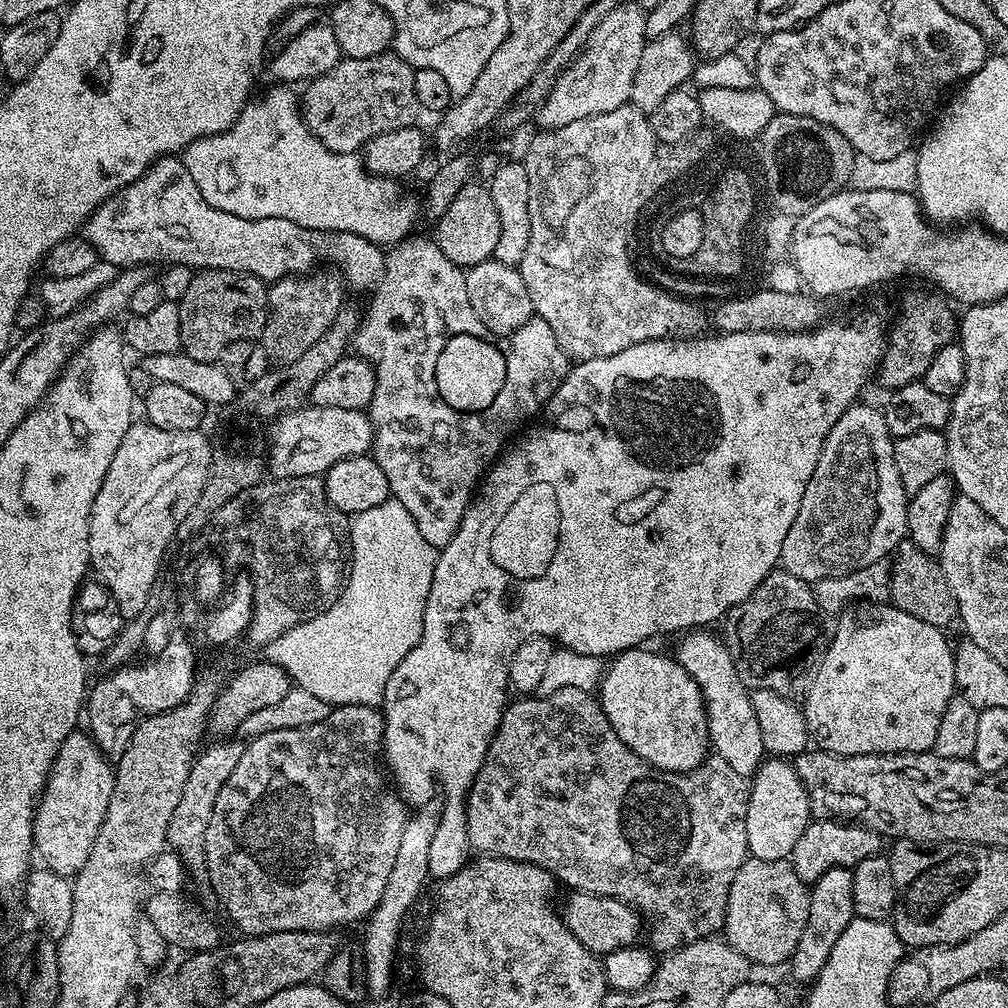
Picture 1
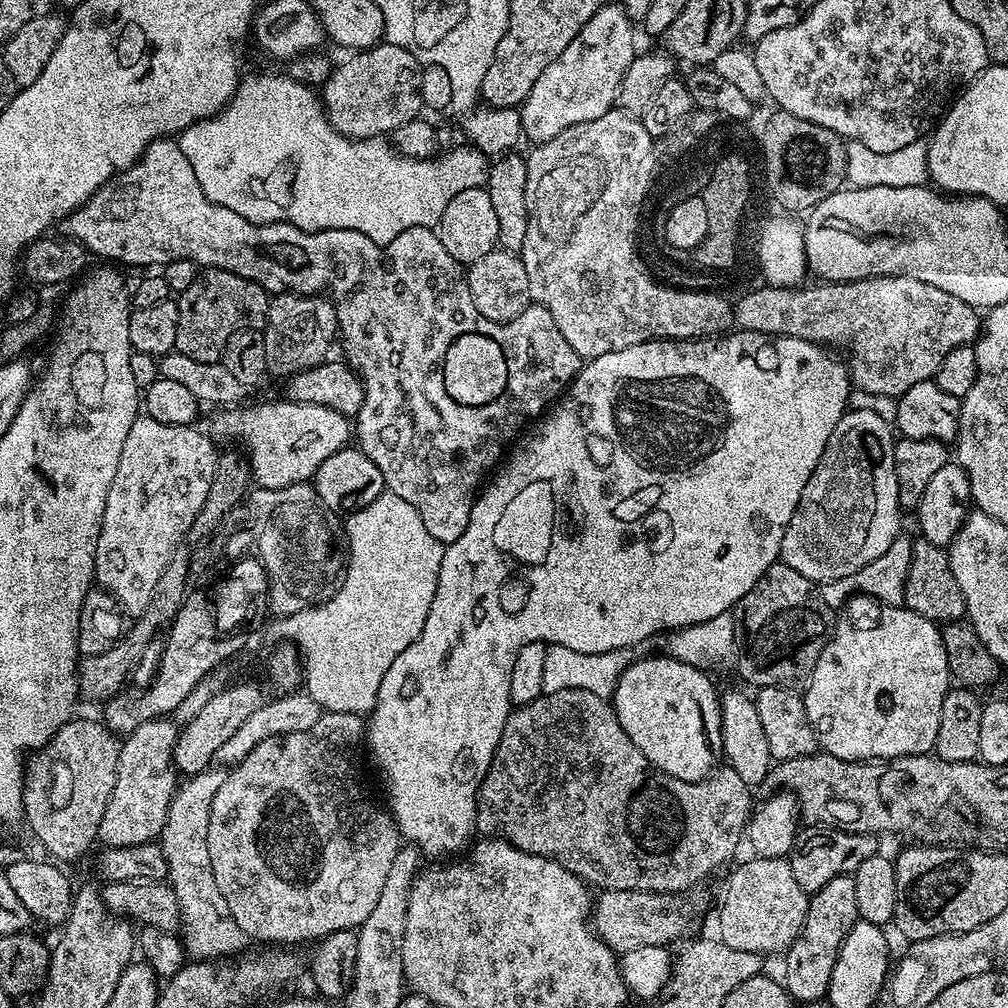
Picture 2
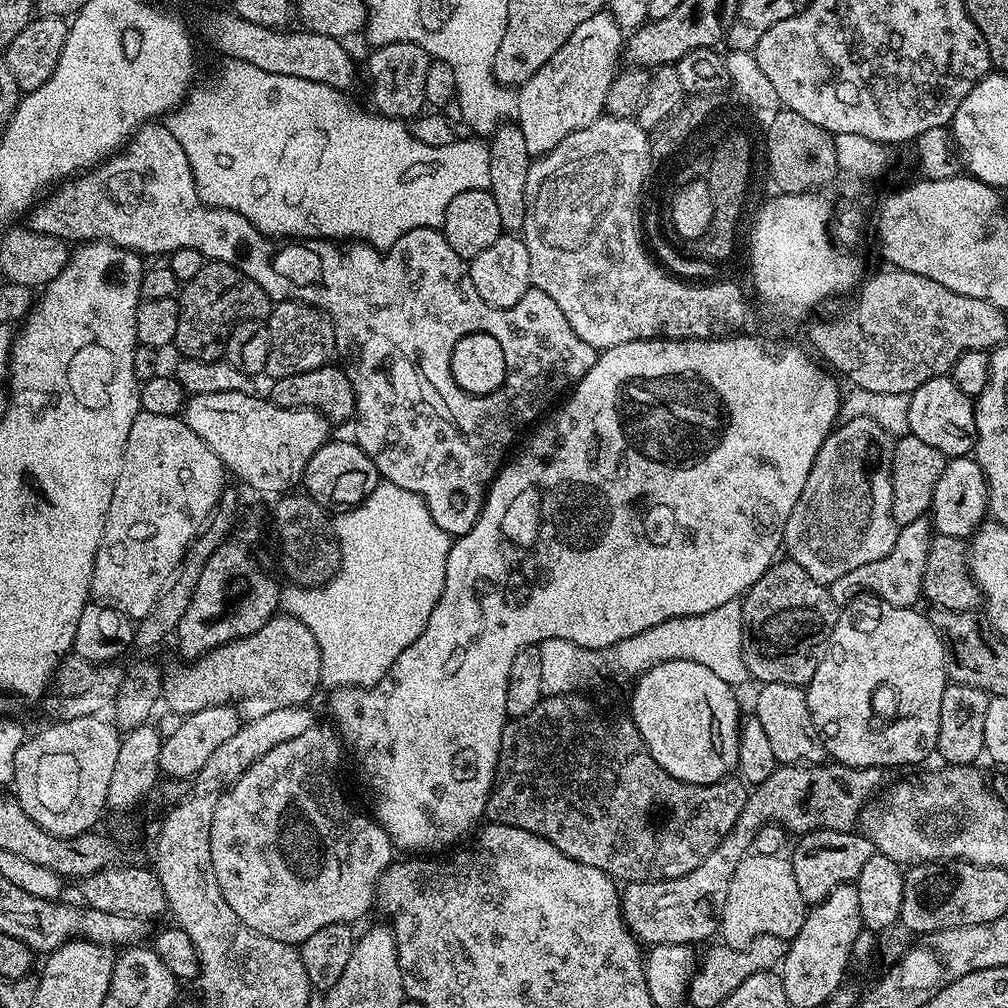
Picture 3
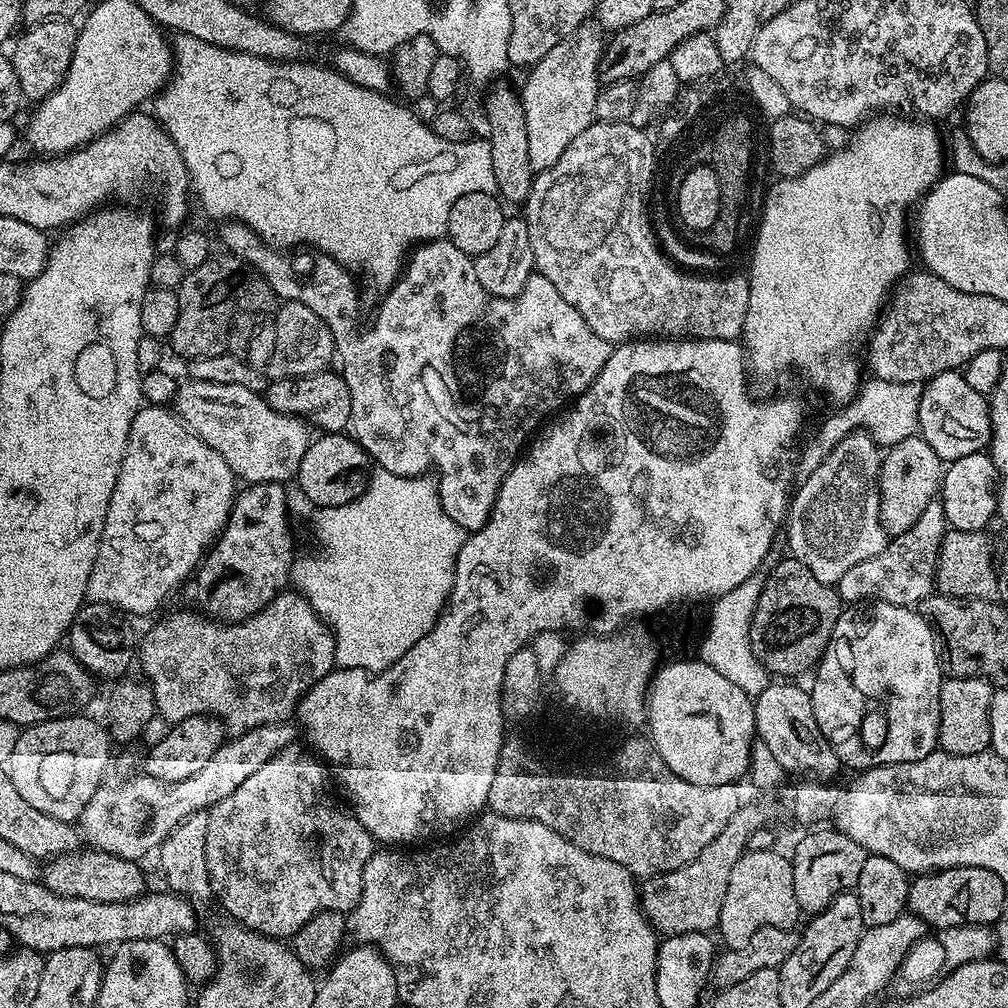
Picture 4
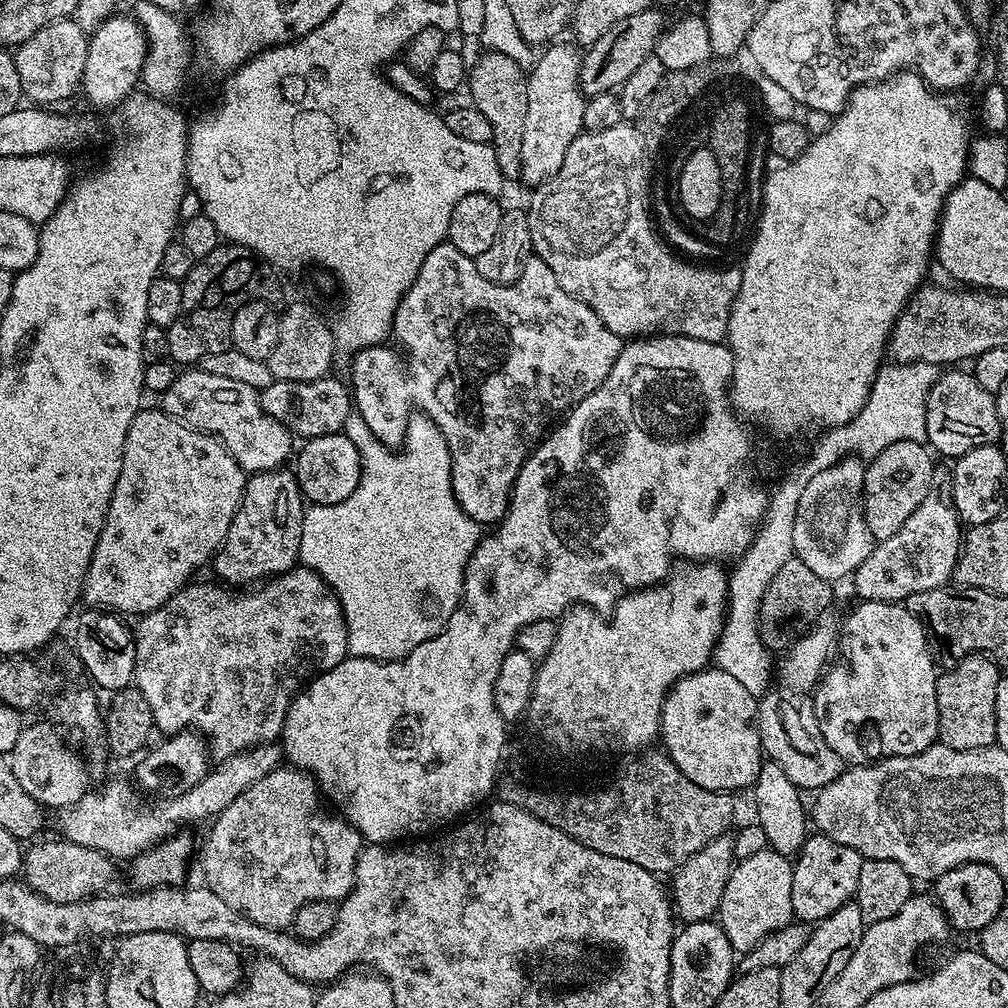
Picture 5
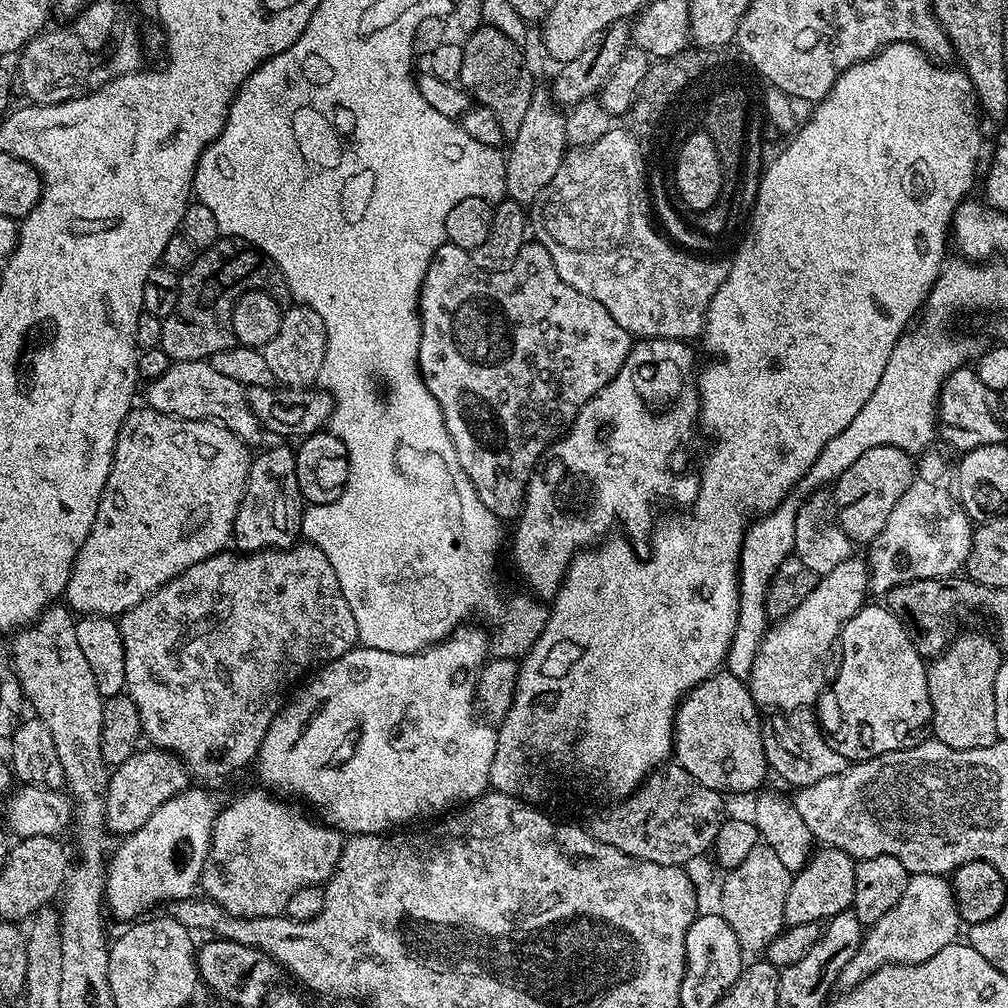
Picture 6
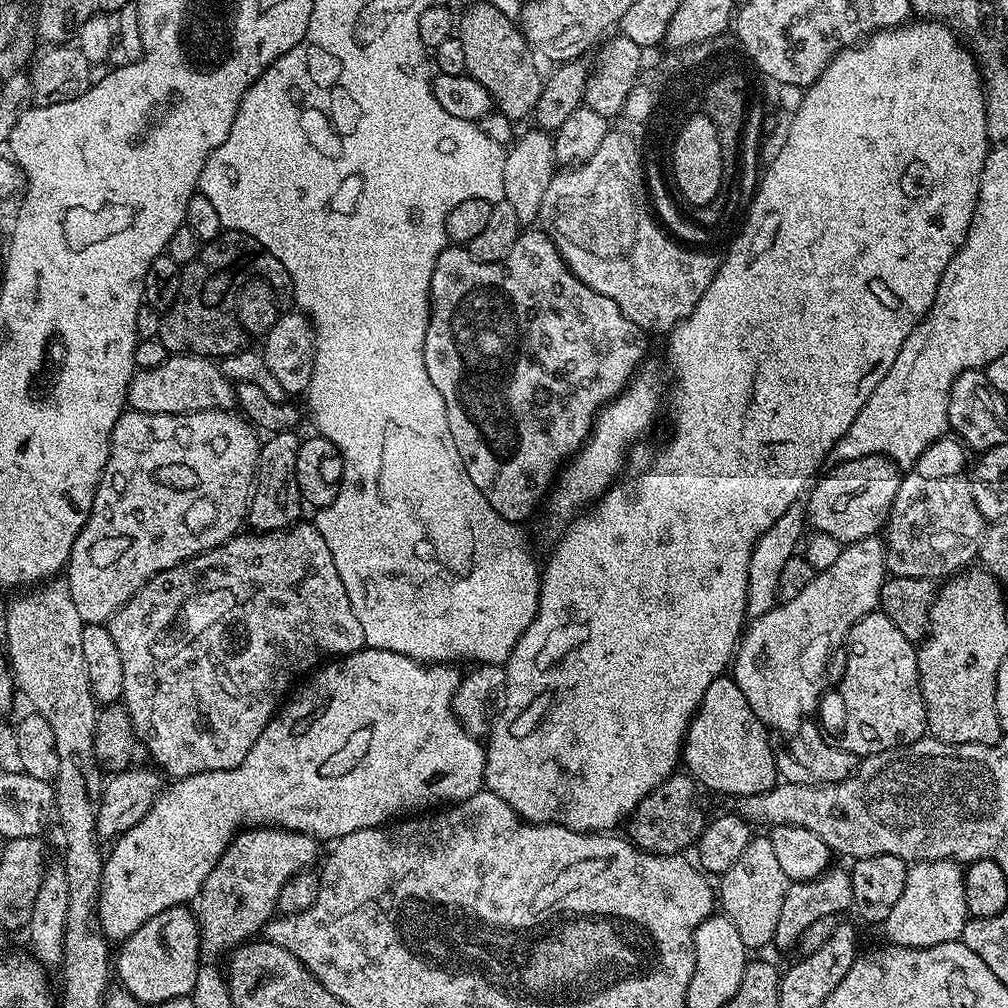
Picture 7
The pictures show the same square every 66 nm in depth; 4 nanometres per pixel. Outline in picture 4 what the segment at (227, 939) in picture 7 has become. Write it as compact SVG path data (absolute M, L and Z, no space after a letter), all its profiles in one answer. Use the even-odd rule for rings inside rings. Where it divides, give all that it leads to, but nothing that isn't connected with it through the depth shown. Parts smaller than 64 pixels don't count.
M296 742L283 748L266 766L246 778L230 798L224 798L208 812L206 866L211 891L216 891L222 903L244 908L243 919L252 926L274 923L280 908L296 908L294 924L301 928L319 912L351 913L360 901L362 876L374 851L372 835L351 811L343 812L336 805L328 789L324 761L304 748Z

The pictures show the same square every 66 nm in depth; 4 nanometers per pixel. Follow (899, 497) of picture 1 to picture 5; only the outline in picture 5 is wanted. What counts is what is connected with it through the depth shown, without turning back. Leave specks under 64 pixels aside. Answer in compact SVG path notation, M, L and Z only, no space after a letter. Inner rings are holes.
M848 456L839 460L830 470L822 470L802 490L802 498L798 498L798 506L794 514L794 555L818 578L829 582L837 582L851 577L862 562L866 562L872 553L874 541L864 521L862 507L862 489L864 487L863 459Z

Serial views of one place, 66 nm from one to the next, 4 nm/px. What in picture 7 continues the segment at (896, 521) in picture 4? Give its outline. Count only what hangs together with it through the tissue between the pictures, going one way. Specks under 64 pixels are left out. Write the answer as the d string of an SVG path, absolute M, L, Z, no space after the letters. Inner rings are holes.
M885 456L845 460L835 466L837 468L829 476L821 475L807 493L807 527L813 533L834 537L841 546L877 535L889 519L892 503L898 494L901 469Z

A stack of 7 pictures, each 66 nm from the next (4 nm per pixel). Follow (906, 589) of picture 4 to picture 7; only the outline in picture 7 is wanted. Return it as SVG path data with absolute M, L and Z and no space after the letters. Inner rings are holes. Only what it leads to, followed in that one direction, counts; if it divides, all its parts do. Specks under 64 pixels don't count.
M945 434L930 446L900 477L898 494L892 503L890 519L886 524L884 542L884 566L893 576L902 578L951 577L967 569L979 557L980 543L984 540L986 521L972 497L972 486L967 475L959 476L964 468L966 448L955 435Z

